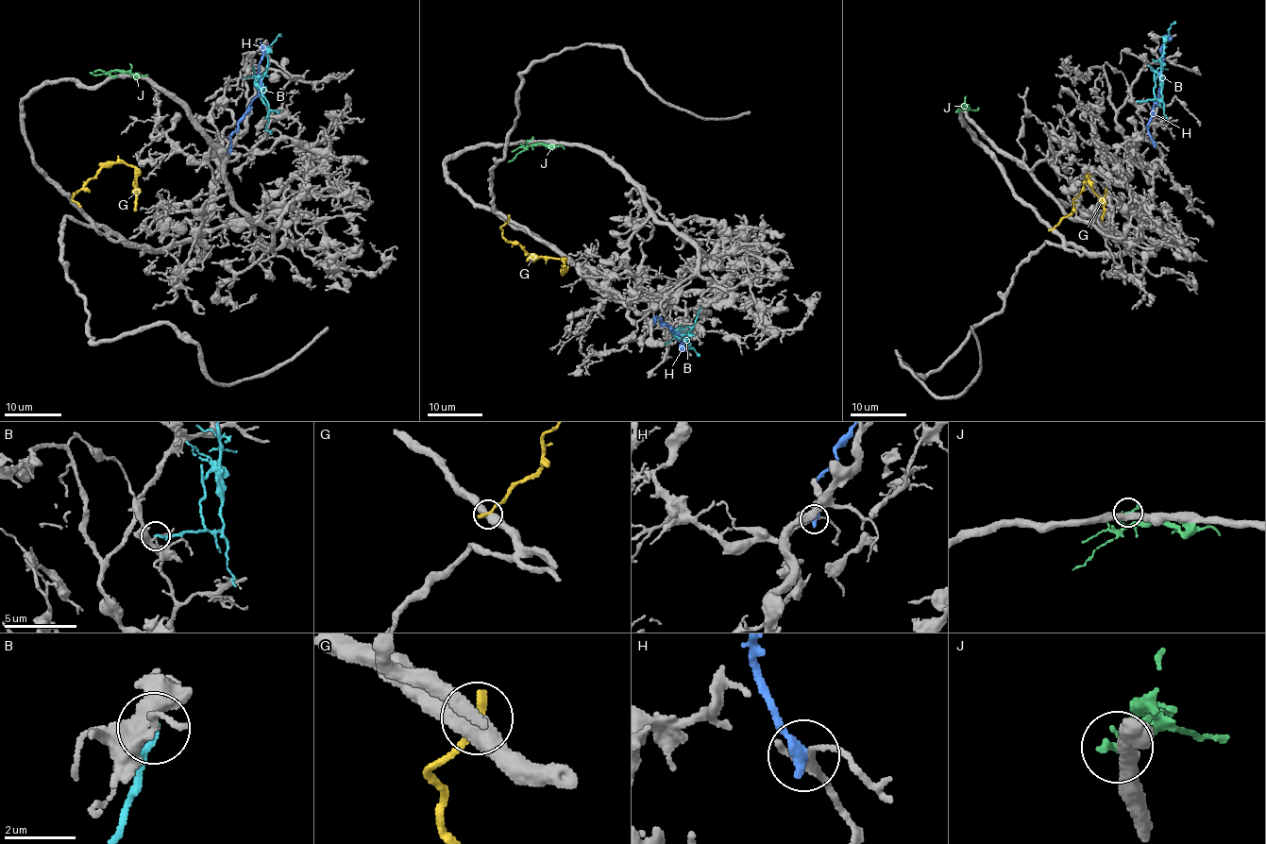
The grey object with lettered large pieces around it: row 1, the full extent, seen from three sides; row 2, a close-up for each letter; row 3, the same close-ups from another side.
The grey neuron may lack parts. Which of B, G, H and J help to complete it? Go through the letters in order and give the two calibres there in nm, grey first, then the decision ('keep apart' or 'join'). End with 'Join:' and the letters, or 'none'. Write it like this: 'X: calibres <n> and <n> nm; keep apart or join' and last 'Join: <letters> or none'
B: calibres 320 and 190 nm; keep apart
G: calibres 500 and 240 nm; keep apart
H: calibres 160 and 380 nm; keep apart
J: calibres 420 and 220 nm; keep apart
Join: none

